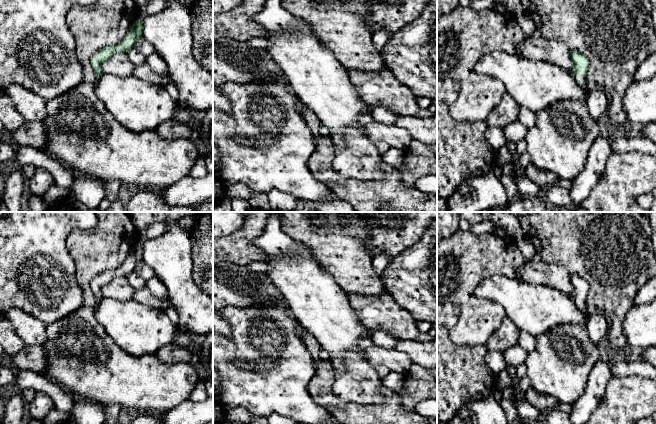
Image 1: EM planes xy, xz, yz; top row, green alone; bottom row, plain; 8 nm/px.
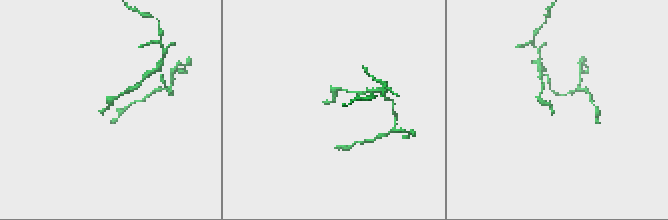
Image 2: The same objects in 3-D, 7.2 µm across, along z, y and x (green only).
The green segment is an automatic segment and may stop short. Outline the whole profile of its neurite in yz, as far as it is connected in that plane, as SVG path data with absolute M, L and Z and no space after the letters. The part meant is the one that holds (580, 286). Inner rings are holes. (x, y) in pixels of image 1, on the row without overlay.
M577 274L570 275L570 280L573 286L572 298L576 302L577 307L582 311L587 311L585 303L589 293L589 283Z

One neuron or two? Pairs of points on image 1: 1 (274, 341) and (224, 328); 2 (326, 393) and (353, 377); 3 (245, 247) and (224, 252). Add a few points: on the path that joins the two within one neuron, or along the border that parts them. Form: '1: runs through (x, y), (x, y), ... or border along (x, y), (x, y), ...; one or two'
1: border along (223, 318), (229, 324), (229, 336); two
2: border along (333, 379), (333, 391), (339, 397), (352, 402); two
3: runs through (240, 248), (229, 249); one

